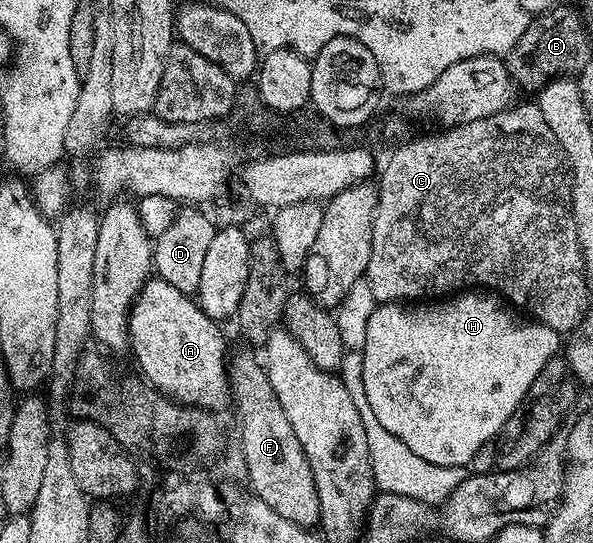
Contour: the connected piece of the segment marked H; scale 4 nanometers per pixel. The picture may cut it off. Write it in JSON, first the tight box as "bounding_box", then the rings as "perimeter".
{"bounding_box":[361,292,560,467],"perimeter":[[[458,292],[441,300],[411,300],[405,304],[384,302],[375,305],[372,318],[368,320],[368,336],[361,348],[364,360],[364,392],[368,392],[368,404],[372,404],[372,412],[376,412],[376,420],[380,420],[380,424],[384,424],[384,428],[388,428],[392,436],[404,440],[404,444],[408,444],[408,448],[412,448],[416,456],[428,460],[428,464],[469,467],[470,461],[481,452],[482,446],[488,445],[489,442],[491,445],[501,434],[508,416],[516,412],[528,388],[532,388],[532,380],[540,376],[540,368],[544,368],[544,364],[548,364],[548,360],[559,353],[558,338],[560,338],[559,331],[523,316],[517,309],[507,305],[501,297],[490,292]]]}

